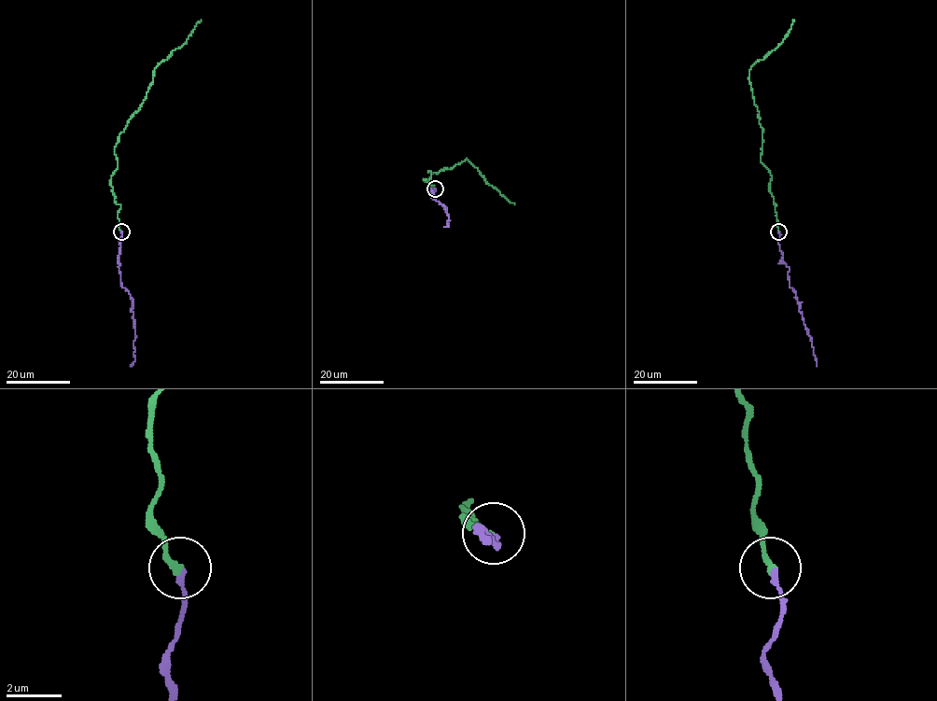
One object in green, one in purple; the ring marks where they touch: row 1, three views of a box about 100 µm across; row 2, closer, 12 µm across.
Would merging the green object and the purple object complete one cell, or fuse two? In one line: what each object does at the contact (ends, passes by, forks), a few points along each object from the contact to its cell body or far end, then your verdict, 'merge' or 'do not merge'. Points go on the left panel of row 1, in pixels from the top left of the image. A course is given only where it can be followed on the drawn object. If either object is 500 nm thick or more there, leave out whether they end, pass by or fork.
green ends there; purple ends there; green runs (121, 231), (120, 205), (110, 179), (118, 163), (114, 147), (143, 103), (154, 69), (186, 41), (202, 19); purple runs (121, 231), (118, 261), (121, 285), (132, 300), (134, 360), (132, 367); merge

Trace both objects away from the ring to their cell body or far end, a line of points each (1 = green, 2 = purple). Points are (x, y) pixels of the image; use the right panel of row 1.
1: (778, 231), (769, 185), (771, 175), (761, 157), (762, 128), (748, 81), (749, 69), (782, 41), (793, 19)
2: (778, 231), (782, 261), (789, 268), (789, 285), (795, 292), (817, 367)

